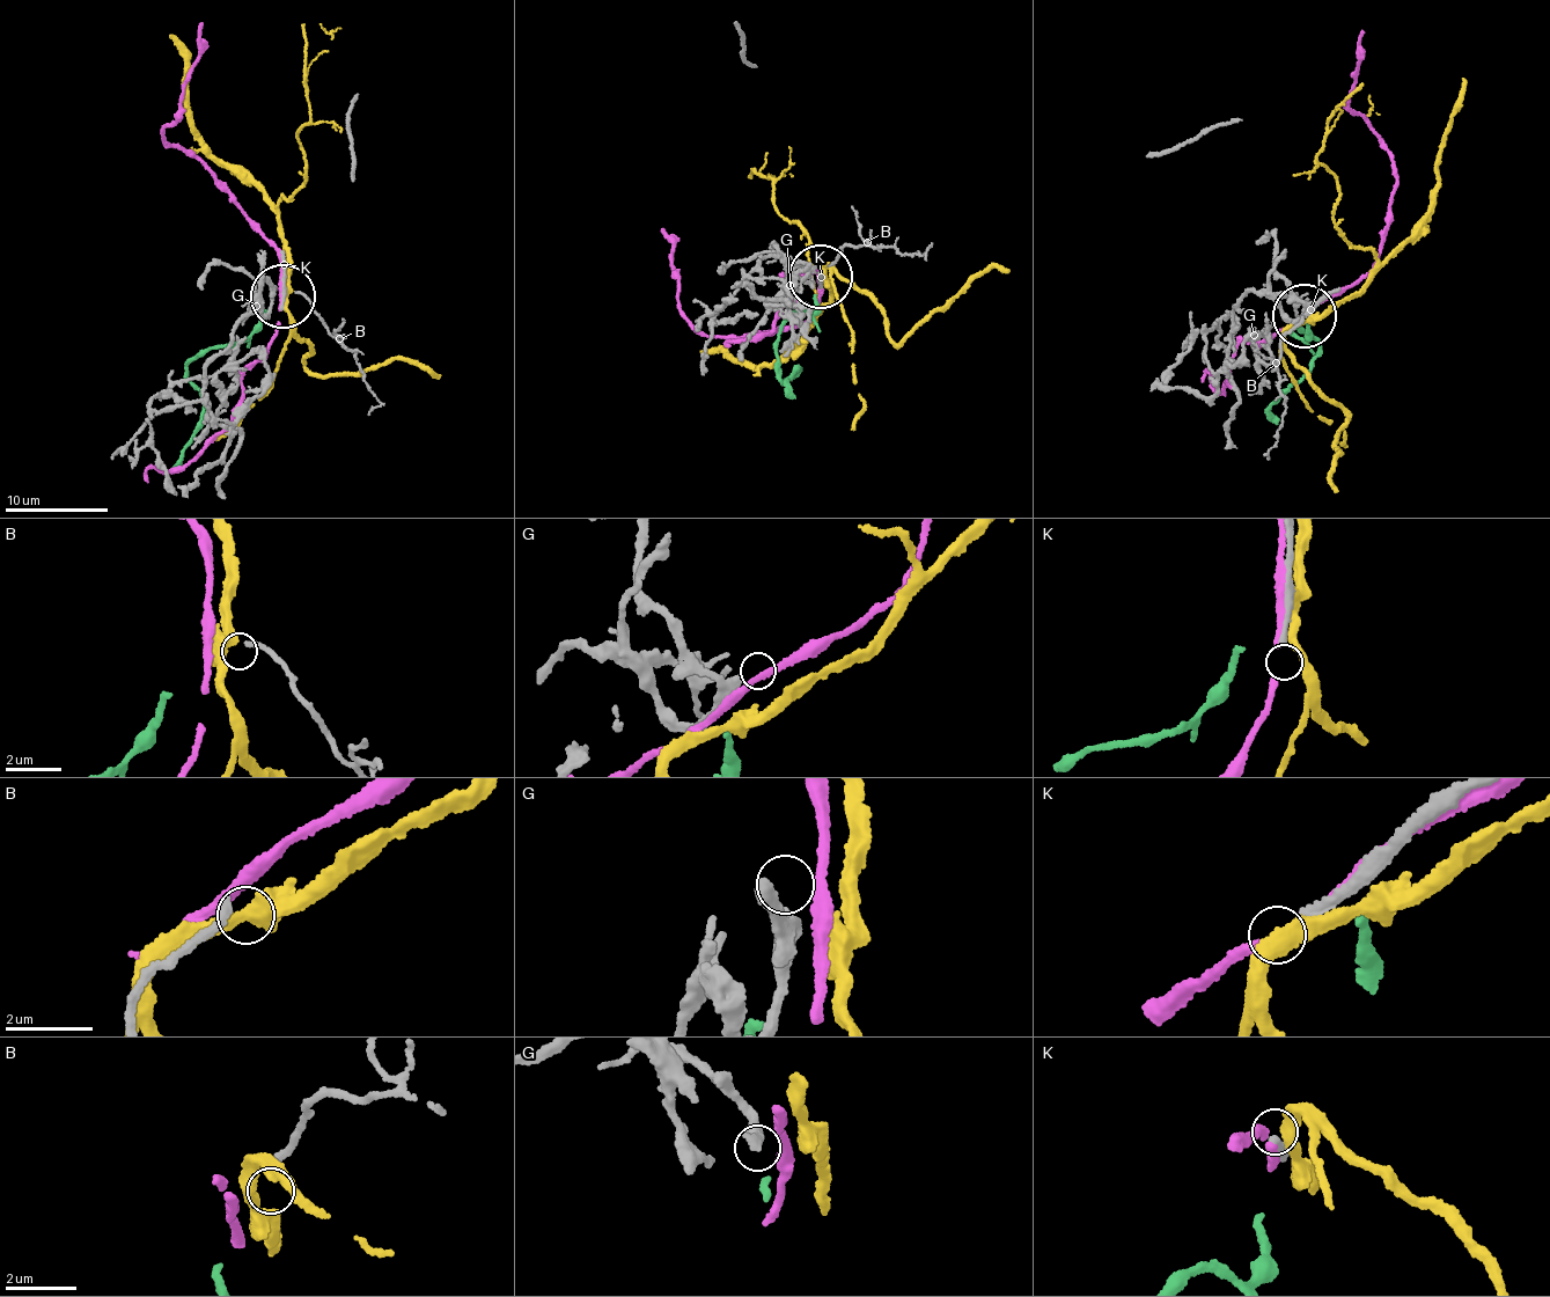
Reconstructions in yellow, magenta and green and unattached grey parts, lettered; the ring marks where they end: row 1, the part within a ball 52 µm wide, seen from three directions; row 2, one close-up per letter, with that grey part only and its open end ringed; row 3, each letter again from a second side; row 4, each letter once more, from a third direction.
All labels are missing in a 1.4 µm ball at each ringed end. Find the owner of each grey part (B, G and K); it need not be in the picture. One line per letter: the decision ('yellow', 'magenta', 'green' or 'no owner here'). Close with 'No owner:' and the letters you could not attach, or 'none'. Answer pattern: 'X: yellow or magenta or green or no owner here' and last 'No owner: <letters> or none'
B: yellow
G: no owner here
K: no owner here
No owner: G, K

